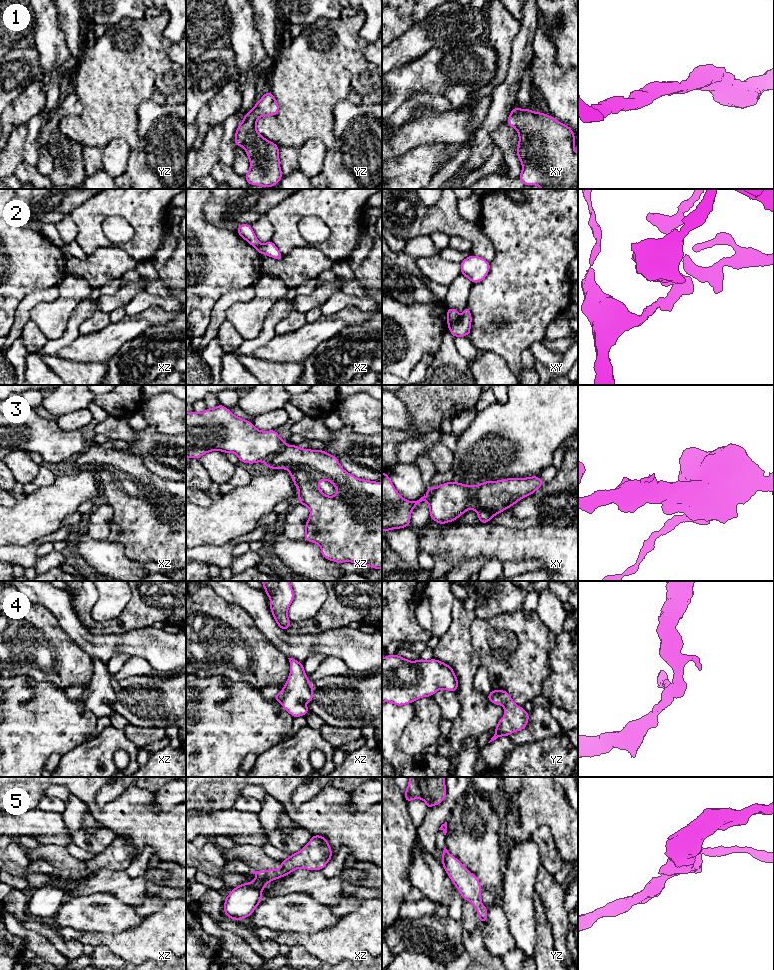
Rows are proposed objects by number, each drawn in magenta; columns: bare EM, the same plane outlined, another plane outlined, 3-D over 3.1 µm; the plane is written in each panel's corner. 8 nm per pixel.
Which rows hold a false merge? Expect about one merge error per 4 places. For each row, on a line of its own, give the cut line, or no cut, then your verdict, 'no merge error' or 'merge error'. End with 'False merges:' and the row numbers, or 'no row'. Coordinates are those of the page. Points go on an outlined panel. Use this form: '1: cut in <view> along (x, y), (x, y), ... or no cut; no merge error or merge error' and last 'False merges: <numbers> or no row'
1: no cut; no merge error
2: cut in xy along (459, 316), (449, 327); merge error
3: no cut; no merge error
4: no cut; no merge error
5: no cut; no merge error
False merges: 2

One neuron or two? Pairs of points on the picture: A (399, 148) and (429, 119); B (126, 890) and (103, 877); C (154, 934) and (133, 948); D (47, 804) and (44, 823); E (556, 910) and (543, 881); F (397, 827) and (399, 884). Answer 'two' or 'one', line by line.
A: one
B: one
C: one
D: two
E: one
F: one

